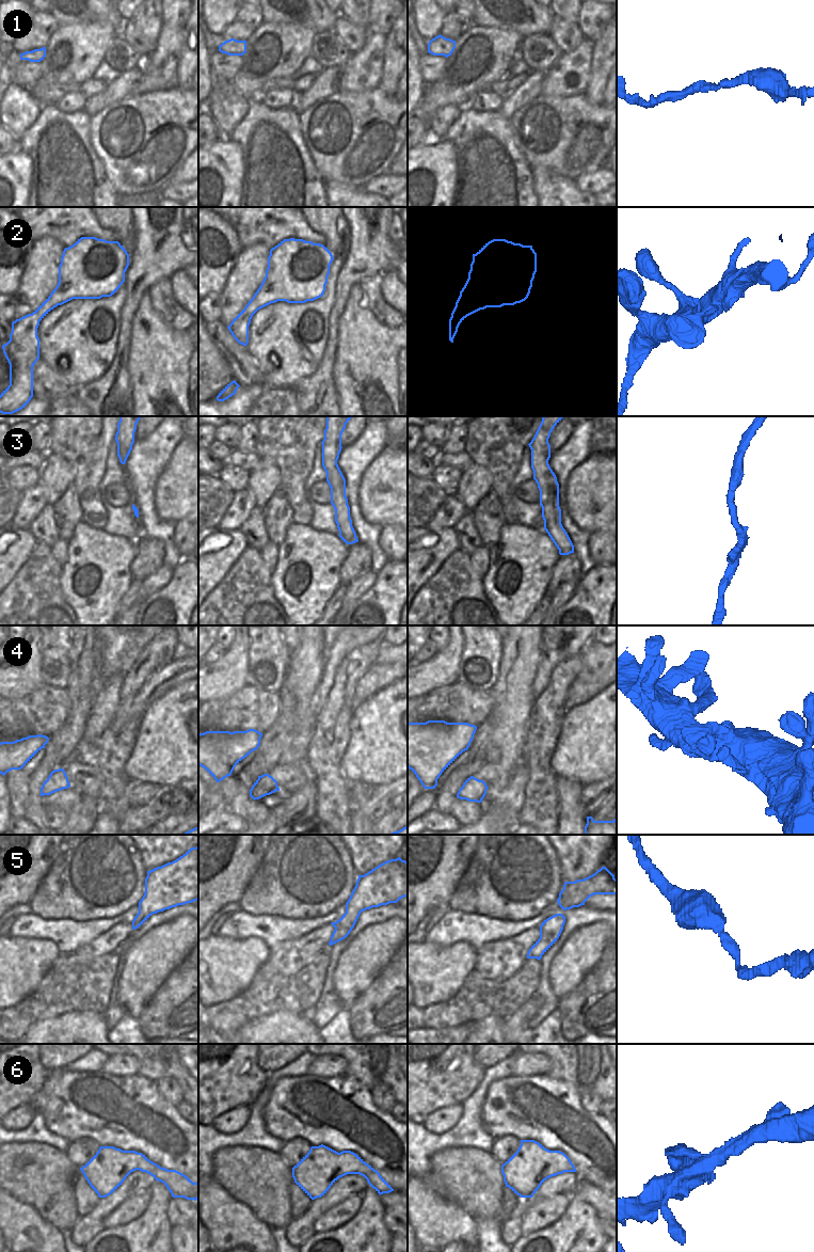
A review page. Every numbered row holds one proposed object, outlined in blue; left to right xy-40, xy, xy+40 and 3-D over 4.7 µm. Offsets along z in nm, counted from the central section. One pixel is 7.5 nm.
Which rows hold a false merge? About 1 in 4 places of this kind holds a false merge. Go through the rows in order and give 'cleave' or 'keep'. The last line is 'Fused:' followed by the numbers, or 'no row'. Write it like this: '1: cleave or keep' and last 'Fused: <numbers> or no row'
1: keep
2: keep
3: keep
4: keep
5: keep
6: keep
Fused: no row

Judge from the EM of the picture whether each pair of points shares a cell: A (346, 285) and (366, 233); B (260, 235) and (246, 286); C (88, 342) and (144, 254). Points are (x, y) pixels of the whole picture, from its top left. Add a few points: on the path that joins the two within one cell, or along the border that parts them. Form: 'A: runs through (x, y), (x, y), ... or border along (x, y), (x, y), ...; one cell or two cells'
A: runs through (351, 272), (366, 255), (366, 246); one cell
B: border along (242, 247), (264, 243), (270, 249); two cells
C: border along (124, 282), (124, 303), (120, 310); two cells

